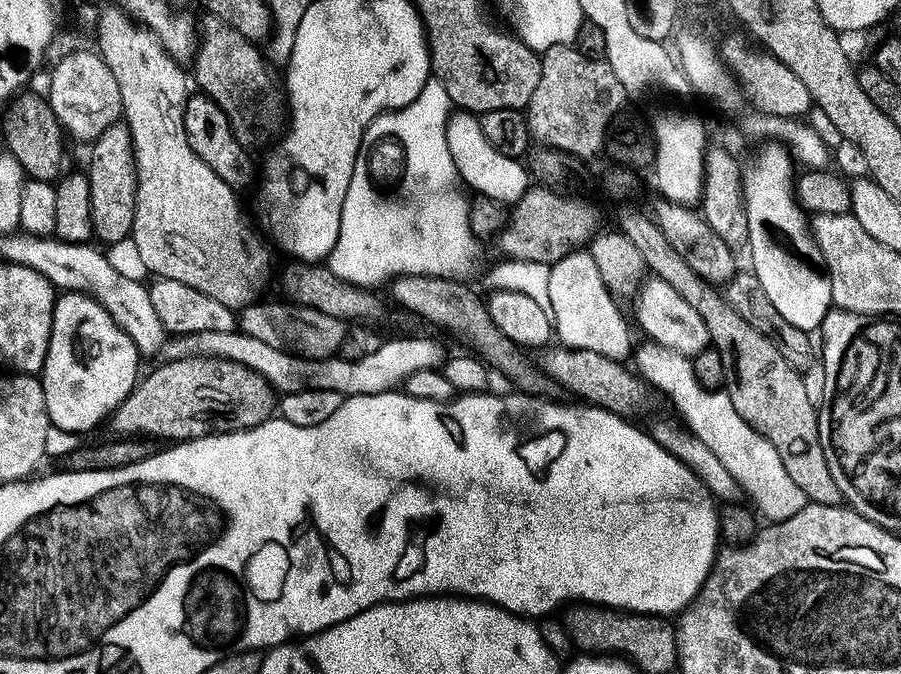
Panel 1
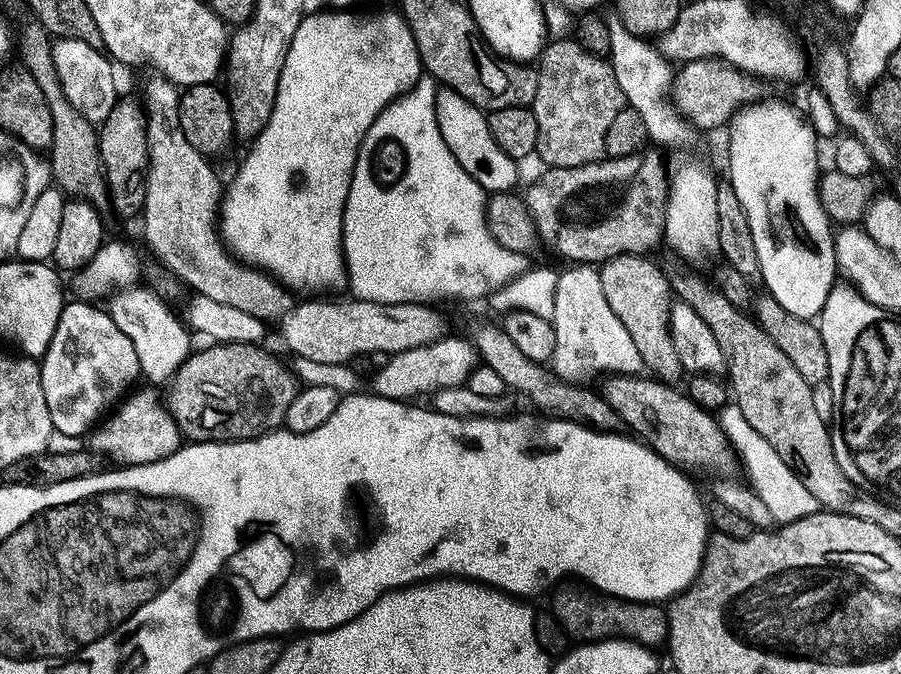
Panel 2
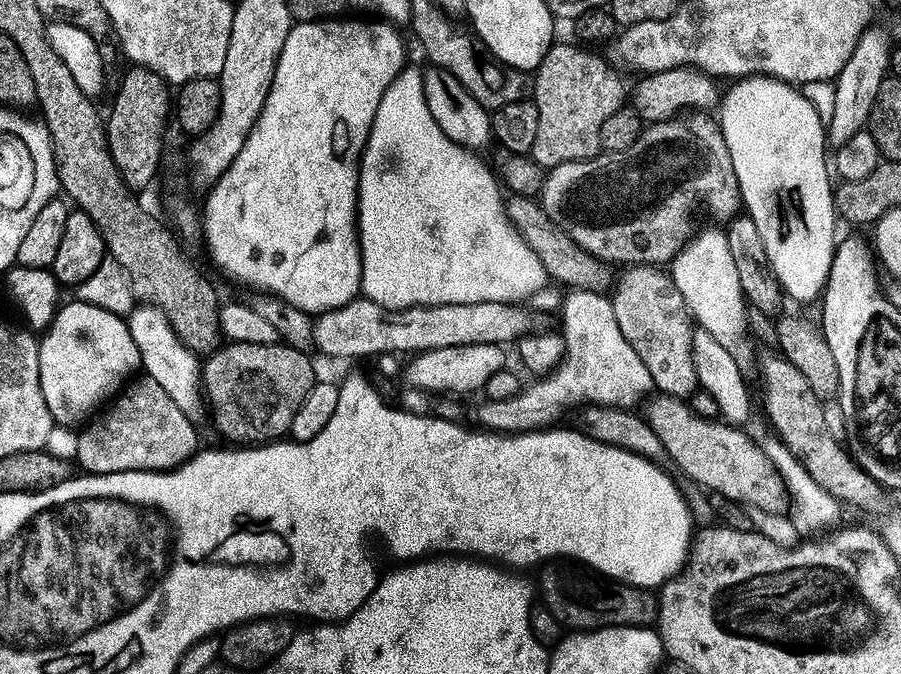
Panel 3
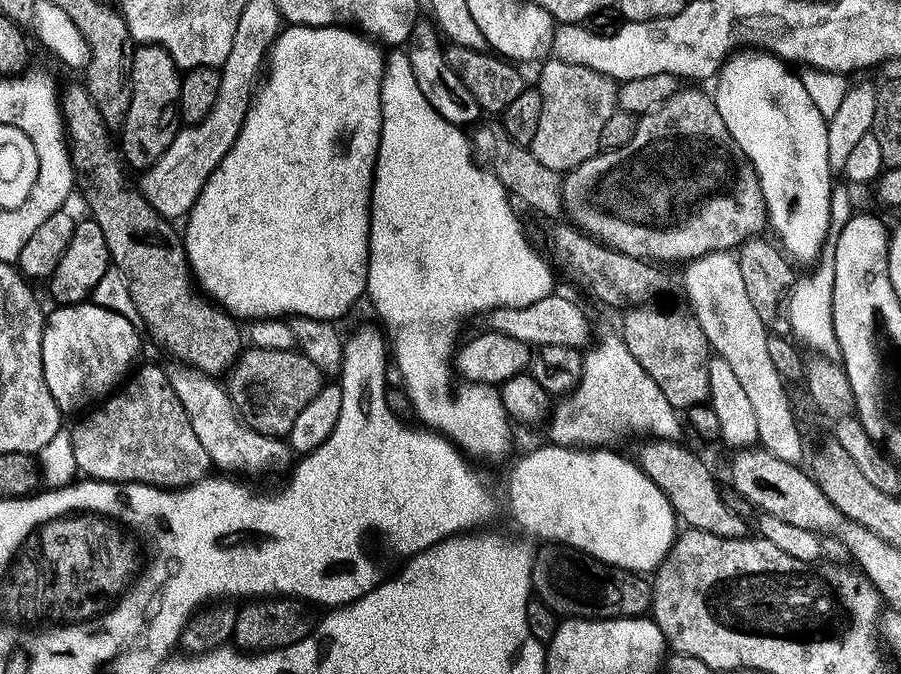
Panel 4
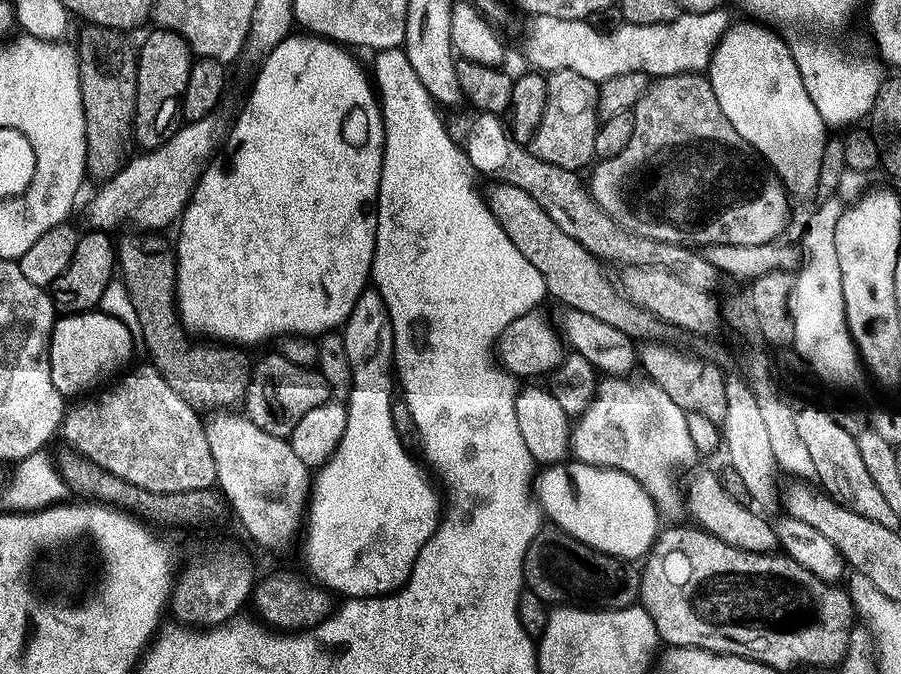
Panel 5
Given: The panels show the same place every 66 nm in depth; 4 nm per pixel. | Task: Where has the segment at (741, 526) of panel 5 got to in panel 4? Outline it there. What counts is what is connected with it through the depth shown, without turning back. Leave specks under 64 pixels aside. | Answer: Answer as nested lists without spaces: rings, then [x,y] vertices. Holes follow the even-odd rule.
[[[648,438],[640,448],[638,463],[643,470],[660,487],[662,494],[670,502],[673,512],[687,527],[706,530],[722,538],[743,538],[749,535],[750,528],[738,513],[720,497],[720,488],[707,466],[696,456],[691,456],[676,440],[658,440]]]

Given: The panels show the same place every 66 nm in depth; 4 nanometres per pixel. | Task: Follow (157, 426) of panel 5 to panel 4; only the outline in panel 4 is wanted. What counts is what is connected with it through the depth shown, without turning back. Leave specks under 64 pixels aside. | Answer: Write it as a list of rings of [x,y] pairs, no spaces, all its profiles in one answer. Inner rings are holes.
[[[152,364],[139,368],[127,377],[123,387],[113,391],[107,399],[97,403],[91,411],[84,414],[89,416],[84,416],[76,425],[71,425],[74,462],[77,469],[81,473],[84,472],[85,477],[93,480],[155,484],[157,488],[174,489],[194,484],[209,471],[210,461],[206,449],[203,448],[202,442],[198,442],[190,426],[190,418],[186,418],[182,402],[168,382],[165,369],[155,368]]]

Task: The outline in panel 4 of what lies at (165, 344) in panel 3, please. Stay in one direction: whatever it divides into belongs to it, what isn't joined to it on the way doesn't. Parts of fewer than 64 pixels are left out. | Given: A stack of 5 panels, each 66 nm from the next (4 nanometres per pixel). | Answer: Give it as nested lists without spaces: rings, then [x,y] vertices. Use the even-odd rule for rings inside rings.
[[[172,366],[176,368],[168,368],[168,382],[174,394],[182,402],[182,406],[186,410],[186,418],[190,418],[190,426],[194,430],[198,442],[202,442],[203,448],[206,449],[209,461],[213,465],[216,464],[228,474],[240,474],[236,472],[256,472],[259,468],[276,468],[279,464],[284,464],[290,457],[290,448],[283,439],[274,436],[263,436],[261,432],[255,432],[249,424],[244,423],[240,419],[240,413],[236,411],[236,407],[232,404],[227,391],[223,387],[216,385],[217,381],[213,377],[205,375],[204,372],[197,371],[196,368],[187,366]]]

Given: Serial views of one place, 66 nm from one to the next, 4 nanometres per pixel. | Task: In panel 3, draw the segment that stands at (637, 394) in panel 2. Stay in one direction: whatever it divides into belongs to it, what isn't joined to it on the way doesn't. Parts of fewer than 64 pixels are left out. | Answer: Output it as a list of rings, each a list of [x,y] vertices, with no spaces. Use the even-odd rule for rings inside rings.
[[[656,394],[647,404],[648,409],[643,409],[642,415],[662,442],[667,459],[672,459],[694,483],[709,488],[704,489],[709,493],[717,492],[748,508],[781,511],[780,503],[786,500],[784,479],[768,460],[766,452],[752,444],[746,433],[740,432],[744,430],[720,418],[700,417],[688,400],[679,396]]]

